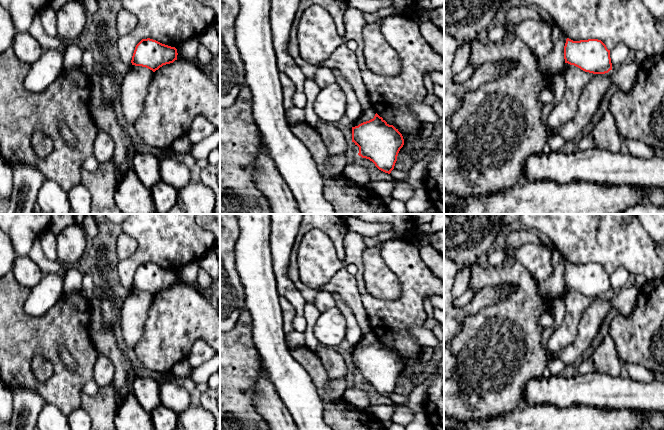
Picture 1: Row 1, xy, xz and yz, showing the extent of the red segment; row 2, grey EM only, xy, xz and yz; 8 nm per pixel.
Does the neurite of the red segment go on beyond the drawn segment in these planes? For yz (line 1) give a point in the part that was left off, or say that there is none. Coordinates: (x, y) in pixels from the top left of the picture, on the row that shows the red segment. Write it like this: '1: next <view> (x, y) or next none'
1: next none

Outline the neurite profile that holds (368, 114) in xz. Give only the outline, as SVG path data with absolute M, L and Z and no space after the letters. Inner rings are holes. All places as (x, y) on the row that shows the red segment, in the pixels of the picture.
M372 107L368 108L366 110L363 110L360 118L356 122L352 123L352 127L358 126L359 124L361 124L363 122L373 119L375 114L376 114L376 112Z

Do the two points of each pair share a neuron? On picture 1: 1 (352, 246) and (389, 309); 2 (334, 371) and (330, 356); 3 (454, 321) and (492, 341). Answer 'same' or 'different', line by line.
1: same
2: same
3: different

